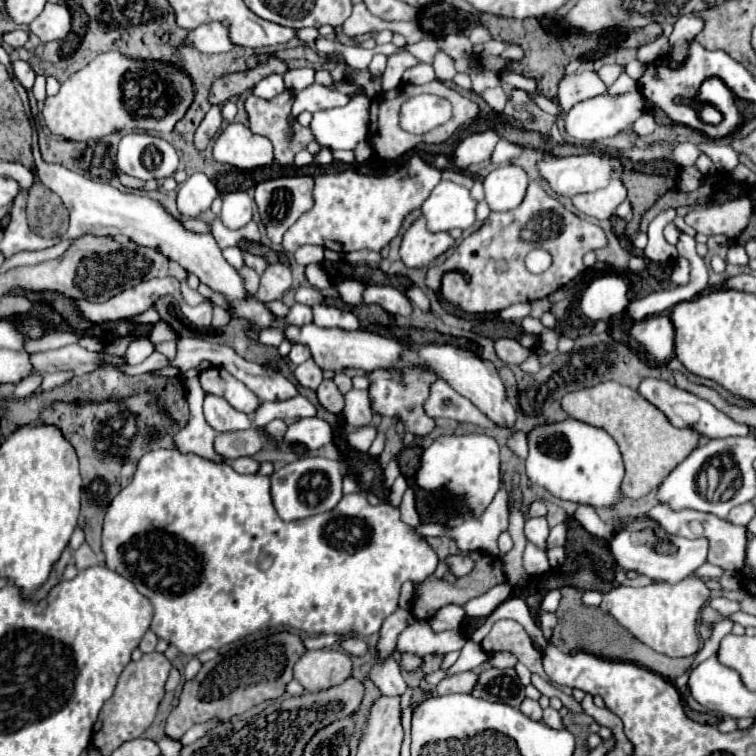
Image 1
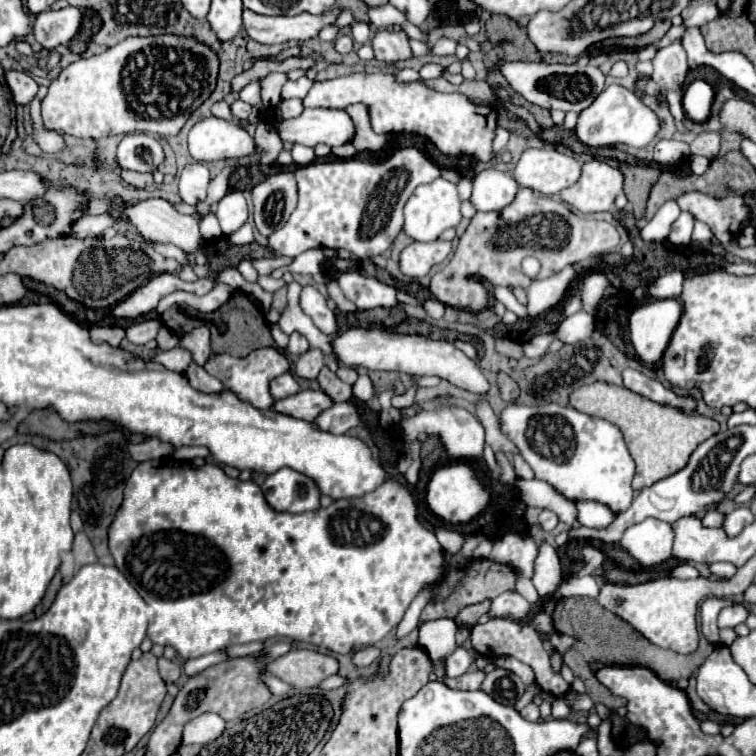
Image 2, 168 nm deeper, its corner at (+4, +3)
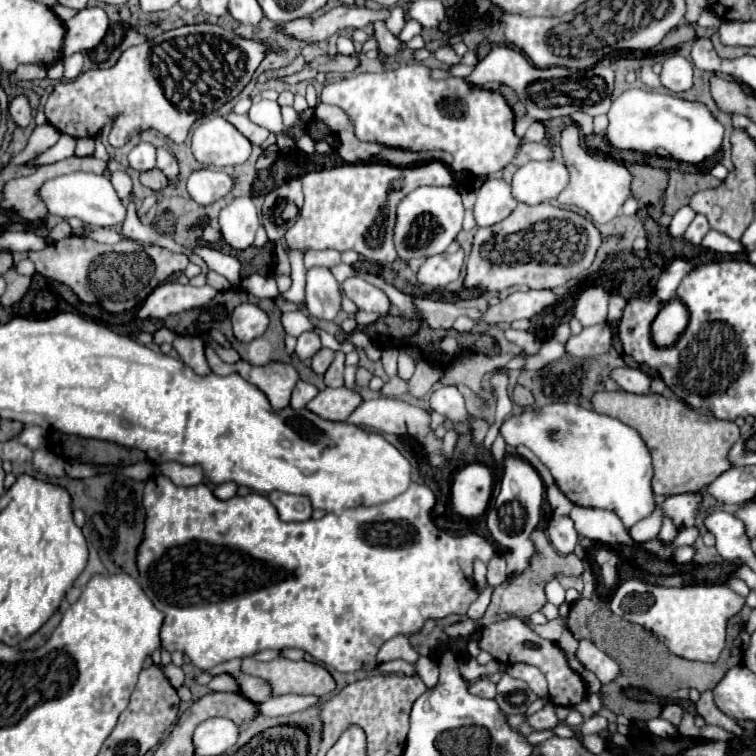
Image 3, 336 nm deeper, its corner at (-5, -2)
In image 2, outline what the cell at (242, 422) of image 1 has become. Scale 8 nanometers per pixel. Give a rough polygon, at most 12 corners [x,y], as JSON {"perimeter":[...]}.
{"perimeter":[[195,361],[185,371],[191,387],[219,393],[223,385]]}

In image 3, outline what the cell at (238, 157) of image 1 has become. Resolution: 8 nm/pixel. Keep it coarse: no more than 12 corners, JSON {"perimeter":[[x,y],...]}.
{"perimeter":[[216,116],[194,130],[198,162],[244,164],[252,144]]}

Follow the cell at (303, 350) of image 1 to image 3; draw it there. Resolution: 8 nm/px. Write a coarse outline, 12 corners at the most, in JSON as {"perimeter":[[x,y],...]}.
{"perimeter":[[314,332],[298,336],[296,354],[300,360],[312,358],[322,348]]}

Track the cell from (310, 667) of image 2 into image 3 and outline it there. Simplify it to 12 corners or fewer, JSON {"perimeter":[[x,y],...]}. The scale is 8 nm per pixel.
{"perimeter":[[244,658],[242,672],[266,678],[274,696],[326,696],[336,682],[306,660]]}

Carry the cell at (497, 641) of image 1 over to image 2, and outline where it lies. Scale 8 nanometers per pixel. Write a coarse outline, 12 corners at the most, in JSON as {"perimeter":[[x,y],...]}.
{"perimeter":[[511,619],[471,629],[475,651],[527,663],[537,685],[555,697],[571,691],[537,631]]}

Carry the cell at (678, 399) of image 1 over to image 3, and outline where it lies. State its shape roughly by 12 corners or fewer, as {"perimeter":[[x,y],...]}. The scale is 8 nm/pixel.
{"perimeter":[[616,368],[616,380],[626,392],[650,394],[650,376],[640,368]]}

